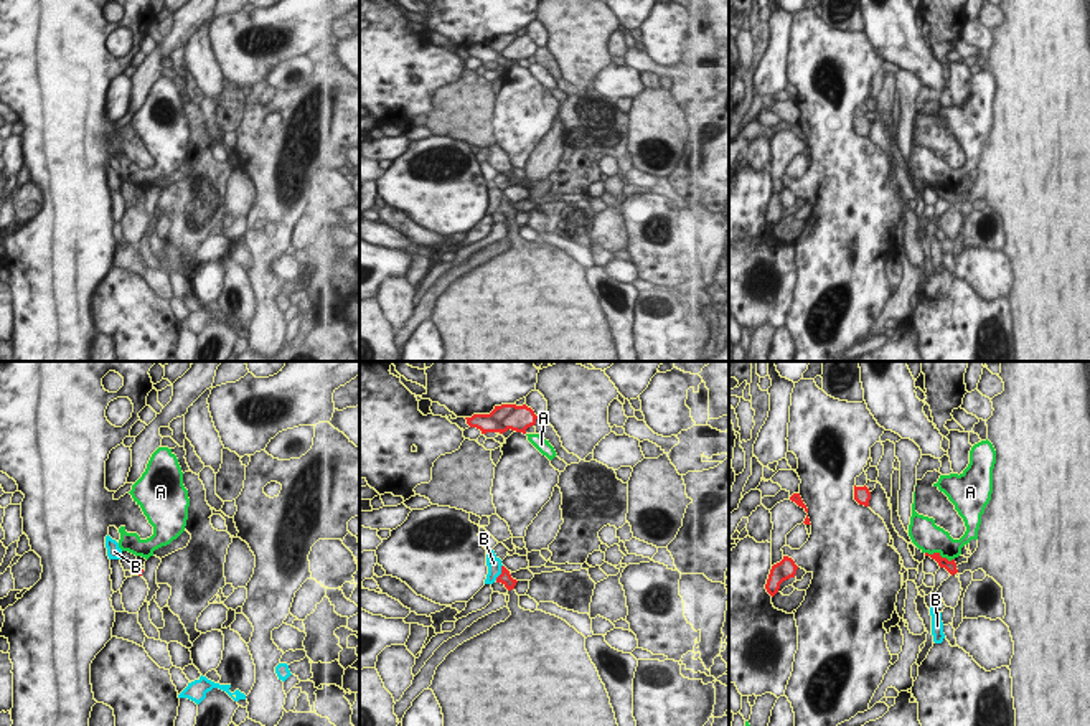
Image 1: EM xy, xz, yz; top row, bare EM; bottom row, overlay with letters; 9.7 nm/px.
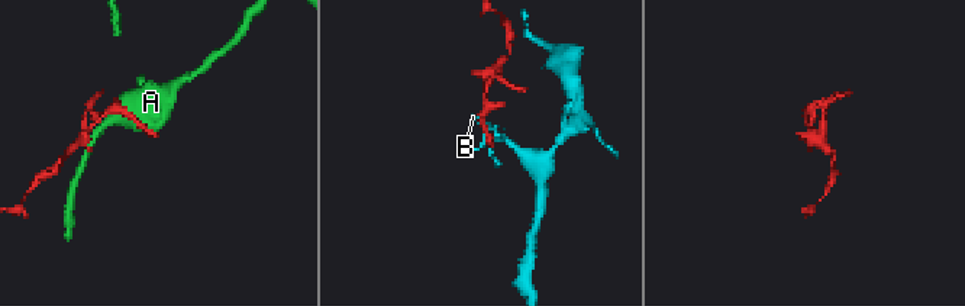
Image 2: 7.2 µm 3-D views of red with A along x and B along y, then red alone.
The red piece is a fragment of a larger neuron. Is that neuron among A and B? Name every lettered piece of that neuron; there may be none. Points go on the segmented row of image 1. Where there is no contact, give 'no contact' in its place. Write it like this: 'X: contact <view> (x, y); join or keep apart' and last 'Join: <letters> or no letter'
A: contact yz (939, 555); keep apart
B: contact xz (502, 573); keep apart
Join: no letter

